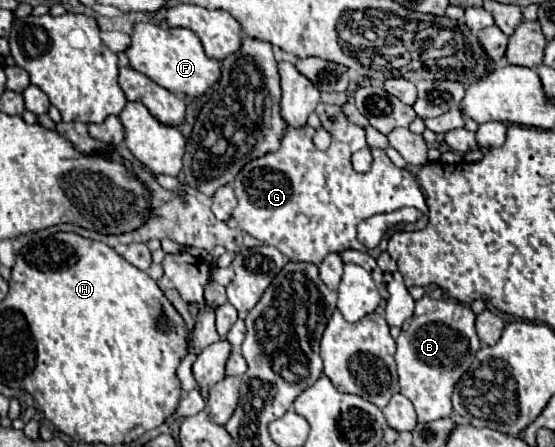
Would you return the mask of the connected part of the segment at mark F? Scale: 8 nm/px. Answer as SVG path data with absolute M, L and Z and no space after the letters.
M136 24L126 56L134 70L146 74L158 86L174 94L184 92L186 96L200 98L220 78L220 62L214 58L206 58L202 42L198 42L198 36L190 28L160 28L154 24Z

